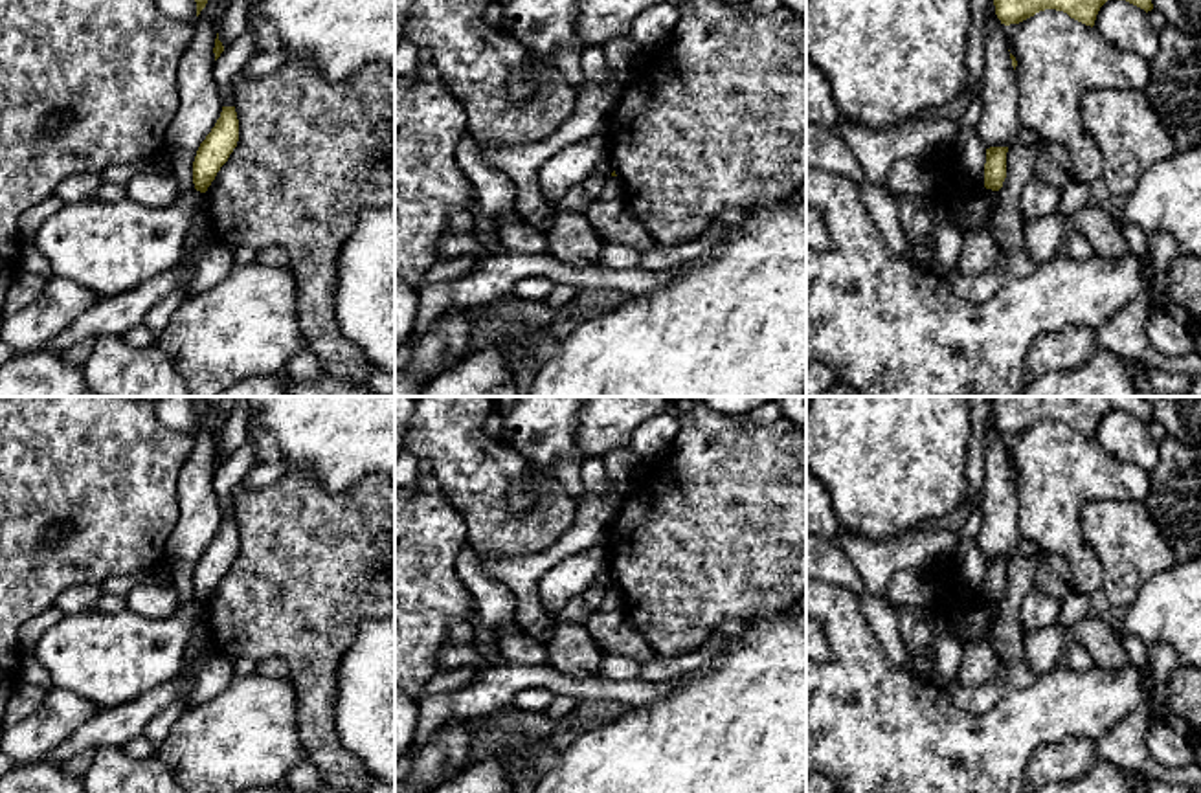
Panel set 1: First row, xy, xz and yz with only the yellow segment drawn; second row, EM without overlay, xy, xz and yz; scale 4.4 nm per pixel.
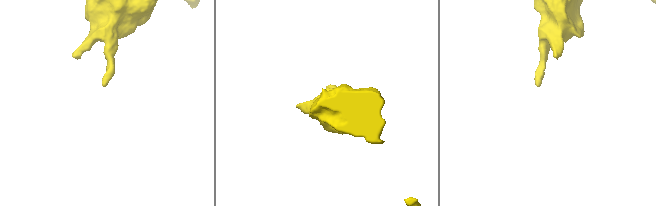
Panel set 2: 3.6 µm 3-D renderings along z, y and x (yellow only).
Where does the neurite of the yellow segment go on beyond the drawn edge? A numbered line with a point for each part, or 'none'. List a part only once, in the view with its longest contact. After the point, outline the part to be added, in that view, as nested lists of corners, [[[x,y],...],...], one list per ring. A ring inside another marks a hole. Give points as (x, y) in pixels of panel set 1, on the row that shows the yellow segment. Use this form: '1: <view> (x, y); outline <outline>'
none

